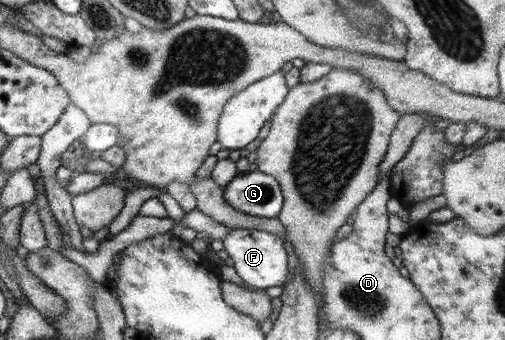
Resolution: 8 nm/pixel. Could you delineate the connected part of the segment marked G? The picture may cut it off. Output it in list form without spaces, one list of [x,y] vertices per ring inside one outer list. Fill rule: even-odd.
[[[260,171],[239,173],[222,188],[223,200],[234,210],[259,218],[275,218],[283,203],[280,185]]]

